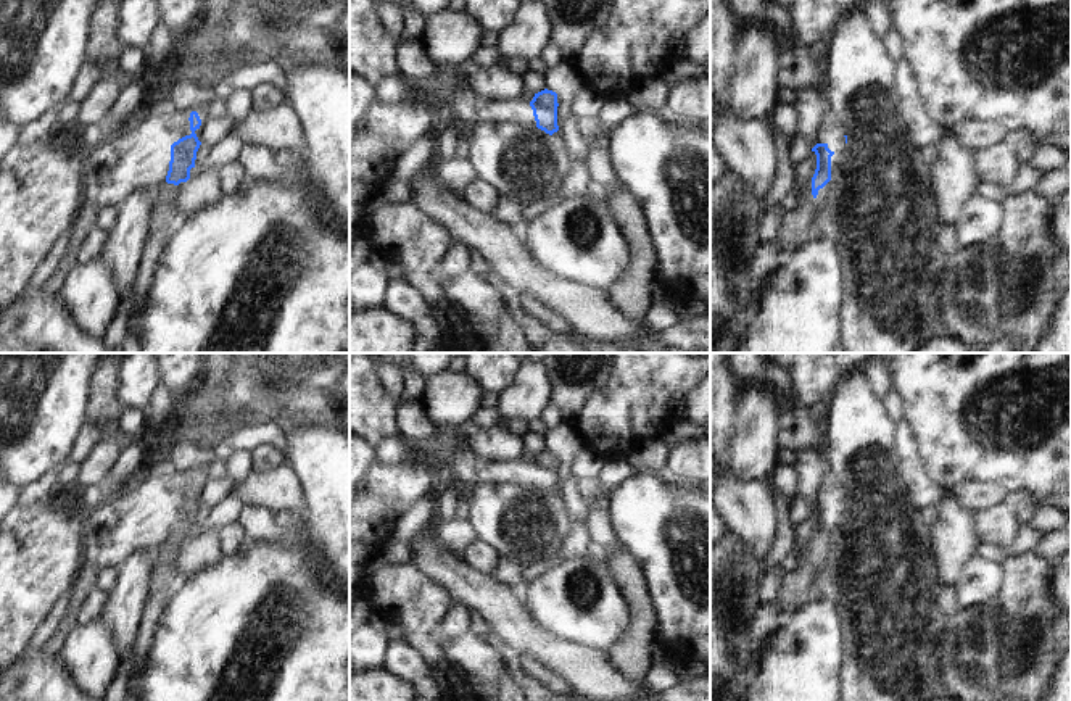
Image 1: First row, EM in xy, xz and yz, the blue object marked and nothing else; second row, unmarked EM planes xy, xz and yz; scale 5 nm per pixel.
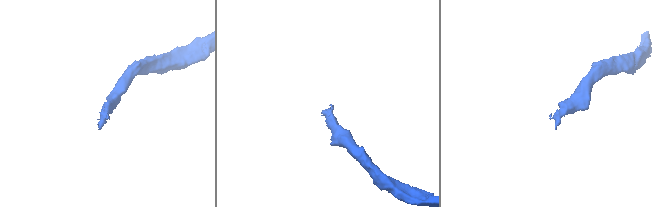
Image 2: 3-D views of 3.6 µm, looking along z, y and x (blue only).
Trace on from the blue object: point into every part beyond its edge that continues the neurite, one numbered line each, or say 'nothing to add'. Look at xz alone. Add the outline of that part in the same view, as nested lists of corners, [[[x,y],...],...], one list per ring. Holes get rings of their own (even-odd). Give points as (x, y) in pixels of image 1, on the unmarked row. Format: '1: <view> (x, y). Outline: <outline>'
1: xz (467, 469). Outline: [[[436,427],[435,435],[427,442],[416,442],[401,433],[396,438],[407,448],[432,451],[438,459],[451,464],[453,480],[465,493],[477,483],[517,483],[536,488],[530,462],[519,461],[488,461],[480,459],[469,442],[461,453],[454,451],[456,427]]]

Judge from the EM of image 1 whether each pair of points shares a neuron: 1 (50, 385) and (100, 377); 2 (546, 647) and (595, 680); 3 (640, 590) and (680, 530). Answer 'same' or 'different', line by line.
1: different
2: same
3: different

